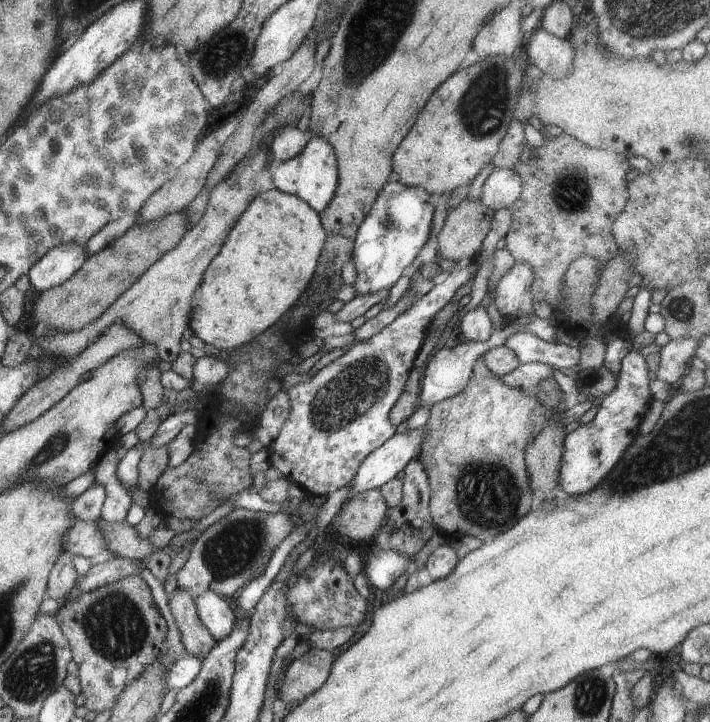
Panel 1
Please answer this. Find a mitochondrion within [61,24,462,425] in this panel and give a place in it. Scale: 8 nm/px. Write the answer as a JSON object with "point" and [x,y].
{"point":[225,55]}

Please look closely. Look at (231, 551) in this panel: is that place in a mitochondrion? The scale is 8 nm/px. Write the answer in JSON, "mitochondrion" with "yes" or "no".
{"mitochondrion":"yes"}

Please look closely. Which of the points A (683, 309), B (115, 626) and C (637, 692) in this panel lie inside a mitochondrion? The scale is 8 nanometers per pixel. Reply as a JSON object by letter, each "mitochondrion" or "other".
{"A":"mitochondrion","B":"mitochondrion","C":"other"}

